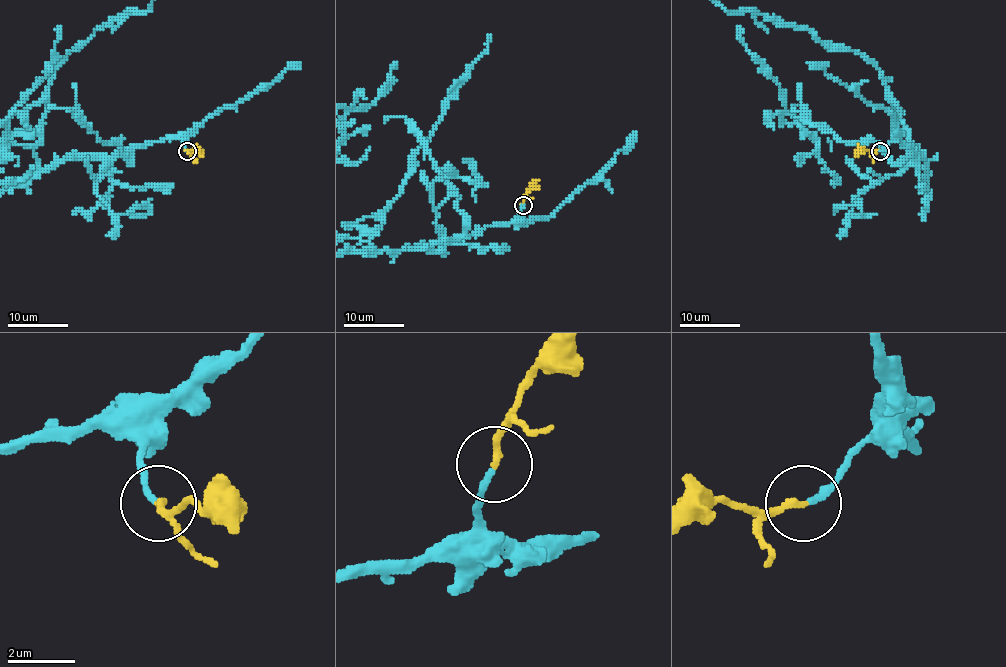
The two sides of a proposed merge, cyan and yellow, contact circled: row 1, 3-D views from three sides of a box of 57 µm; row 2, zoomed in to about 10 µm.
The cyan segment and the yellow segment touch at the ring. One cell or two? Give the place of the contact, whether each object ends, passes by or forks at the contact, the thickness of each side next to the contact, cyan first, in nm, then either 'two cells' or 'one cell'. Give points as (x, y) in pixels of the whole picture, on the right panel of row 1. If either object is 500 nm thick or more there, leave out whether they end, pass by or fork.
place (880, 151); cyan ends; yellow ends; calibres 190 and 200 nm; one cell

